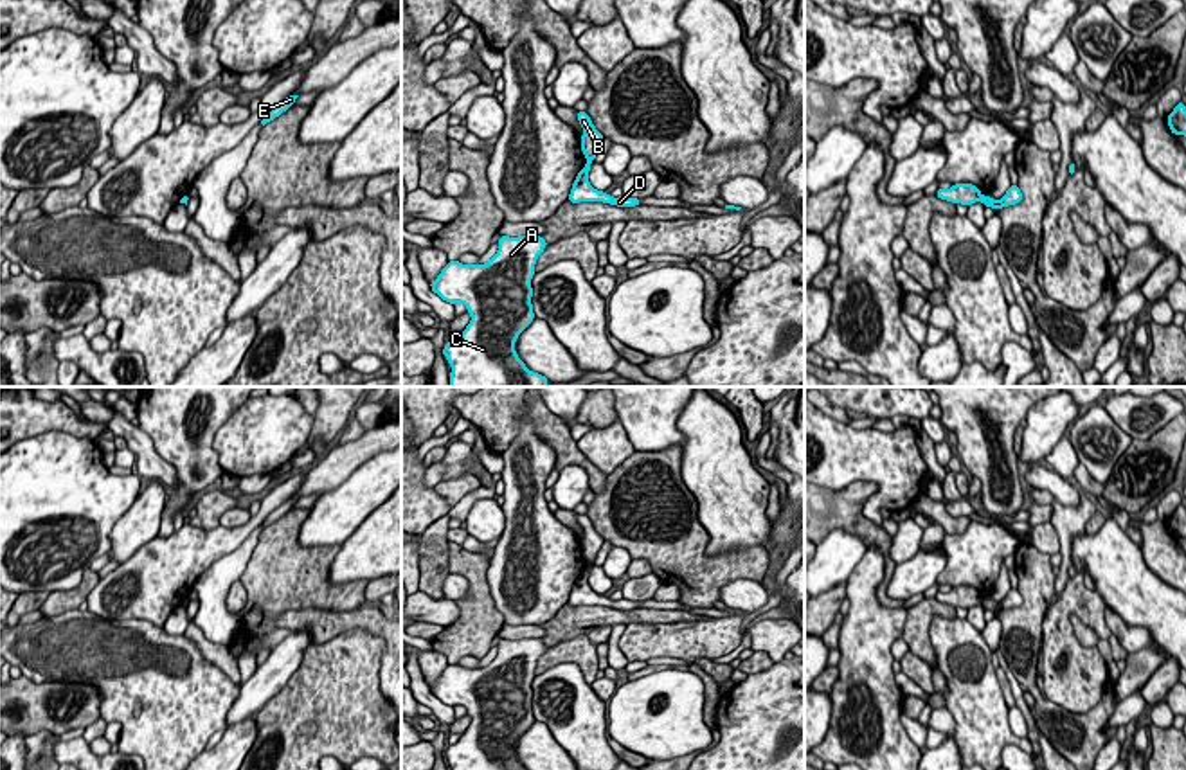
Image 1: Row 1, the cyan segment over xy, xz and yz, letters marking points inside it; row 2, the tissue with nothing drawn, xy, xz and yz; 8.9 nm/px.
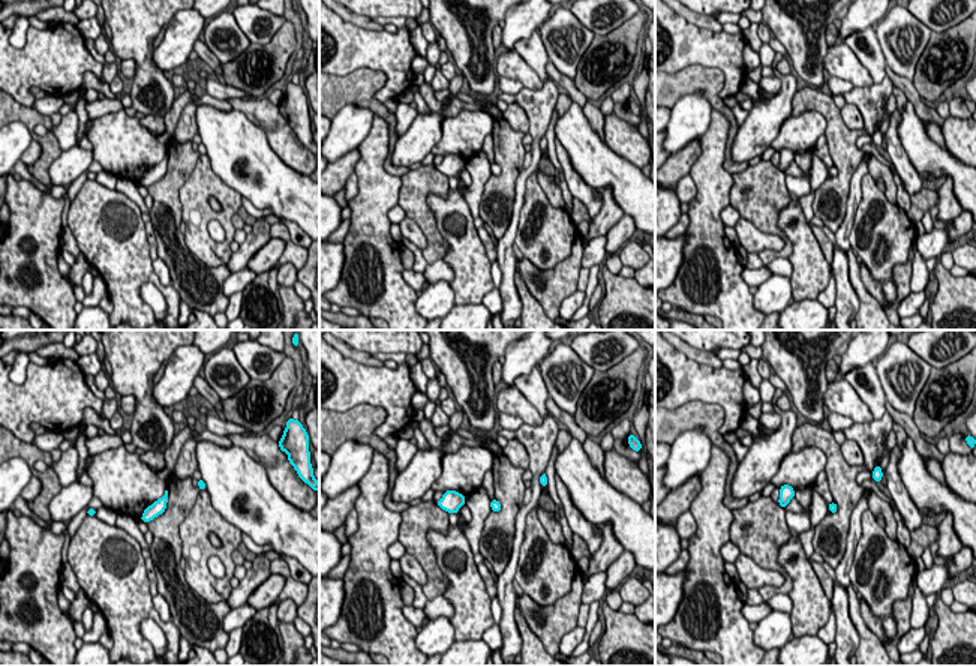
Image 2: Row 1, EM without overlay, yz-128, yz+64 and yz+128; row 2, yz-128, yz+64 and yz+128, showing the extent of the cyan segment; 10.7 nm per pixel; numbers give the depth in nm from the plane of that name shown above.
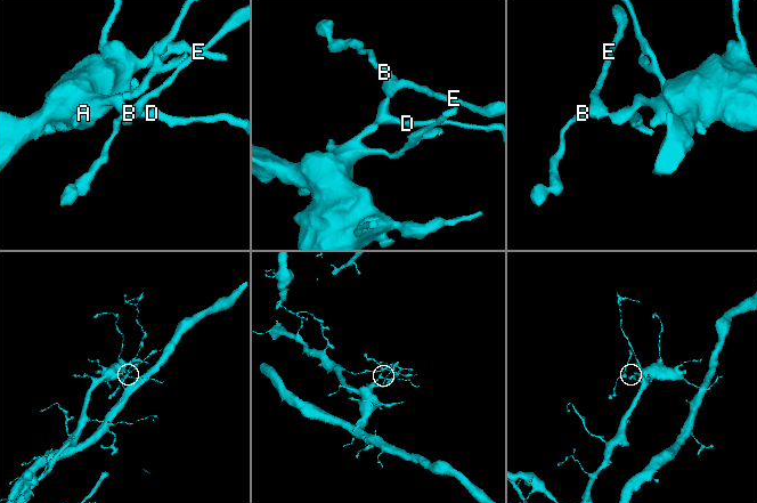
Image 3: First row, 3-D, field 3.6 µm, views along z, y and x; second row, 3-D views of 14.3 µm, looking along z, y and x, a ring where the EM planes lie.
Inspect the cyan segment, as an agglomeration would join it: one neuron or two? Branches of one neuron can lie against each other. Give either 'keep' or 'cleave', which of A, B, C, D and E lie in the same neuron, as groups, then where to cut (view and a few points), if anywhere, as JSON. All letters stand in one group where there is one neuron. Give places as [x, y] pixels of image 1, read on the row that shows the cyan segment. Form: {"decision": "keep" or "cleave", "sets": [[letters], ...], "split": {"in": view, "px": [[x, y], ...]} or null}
{"decision": "cleave", "sets": [["A", "C", "D"], ["B", "E"]], "split": {"in": "yz", "px": [[983, 196], [979, 200]]}}

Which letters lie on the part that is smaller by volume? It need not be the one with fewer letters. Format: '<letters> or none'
B, E

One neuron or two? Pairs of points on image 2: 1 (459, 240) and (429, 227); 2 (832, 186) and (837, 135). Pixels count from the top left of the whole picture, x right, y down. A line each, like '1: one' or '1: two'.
1: two
2: one

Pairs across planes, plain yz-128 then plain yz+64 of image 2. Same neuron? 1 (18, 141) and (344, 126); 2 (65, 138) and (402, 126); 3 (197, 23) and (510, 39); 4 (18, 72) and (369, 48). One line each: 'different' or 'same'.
1: same
2: same
3: same
4: same

